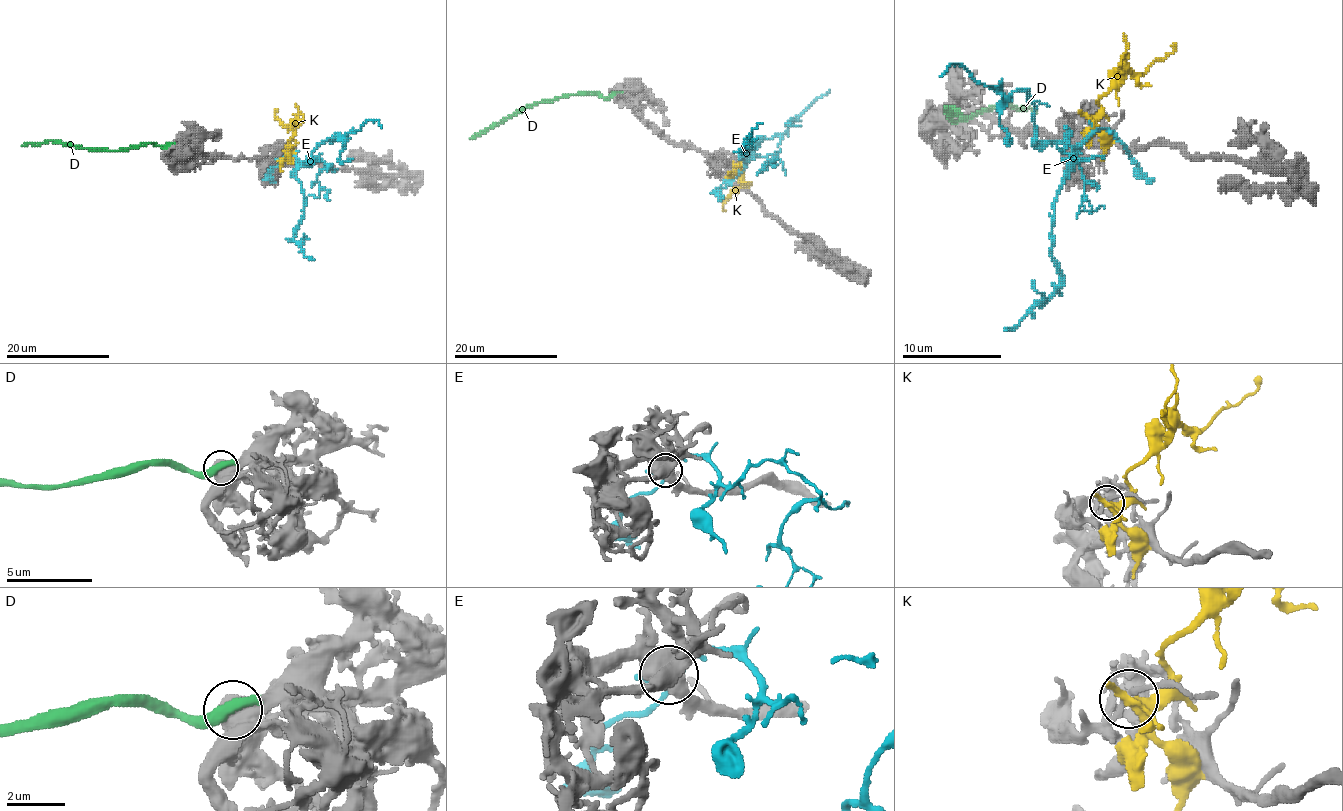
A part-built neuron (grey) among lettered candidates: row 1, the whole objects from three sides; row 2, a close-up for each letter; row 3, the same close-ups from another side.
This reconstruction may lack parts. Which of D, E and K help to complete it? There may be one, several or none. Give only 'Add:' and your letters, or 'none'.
Add: D

